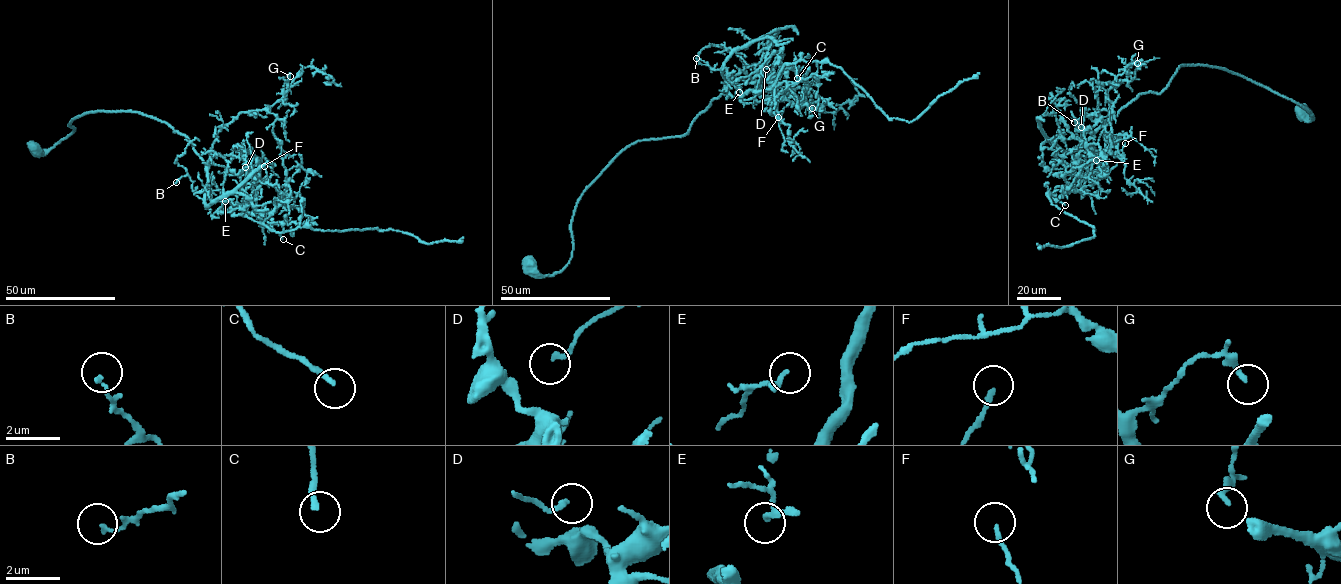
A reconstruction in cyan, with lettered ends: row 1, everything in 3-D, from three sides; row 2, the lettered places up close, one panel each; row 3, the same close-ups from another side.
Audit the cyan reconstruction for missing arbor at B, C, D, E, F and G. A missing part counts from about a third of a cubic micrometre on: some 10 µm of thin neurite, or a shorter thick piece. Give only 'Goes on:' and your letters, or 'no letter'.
Goes on: C

